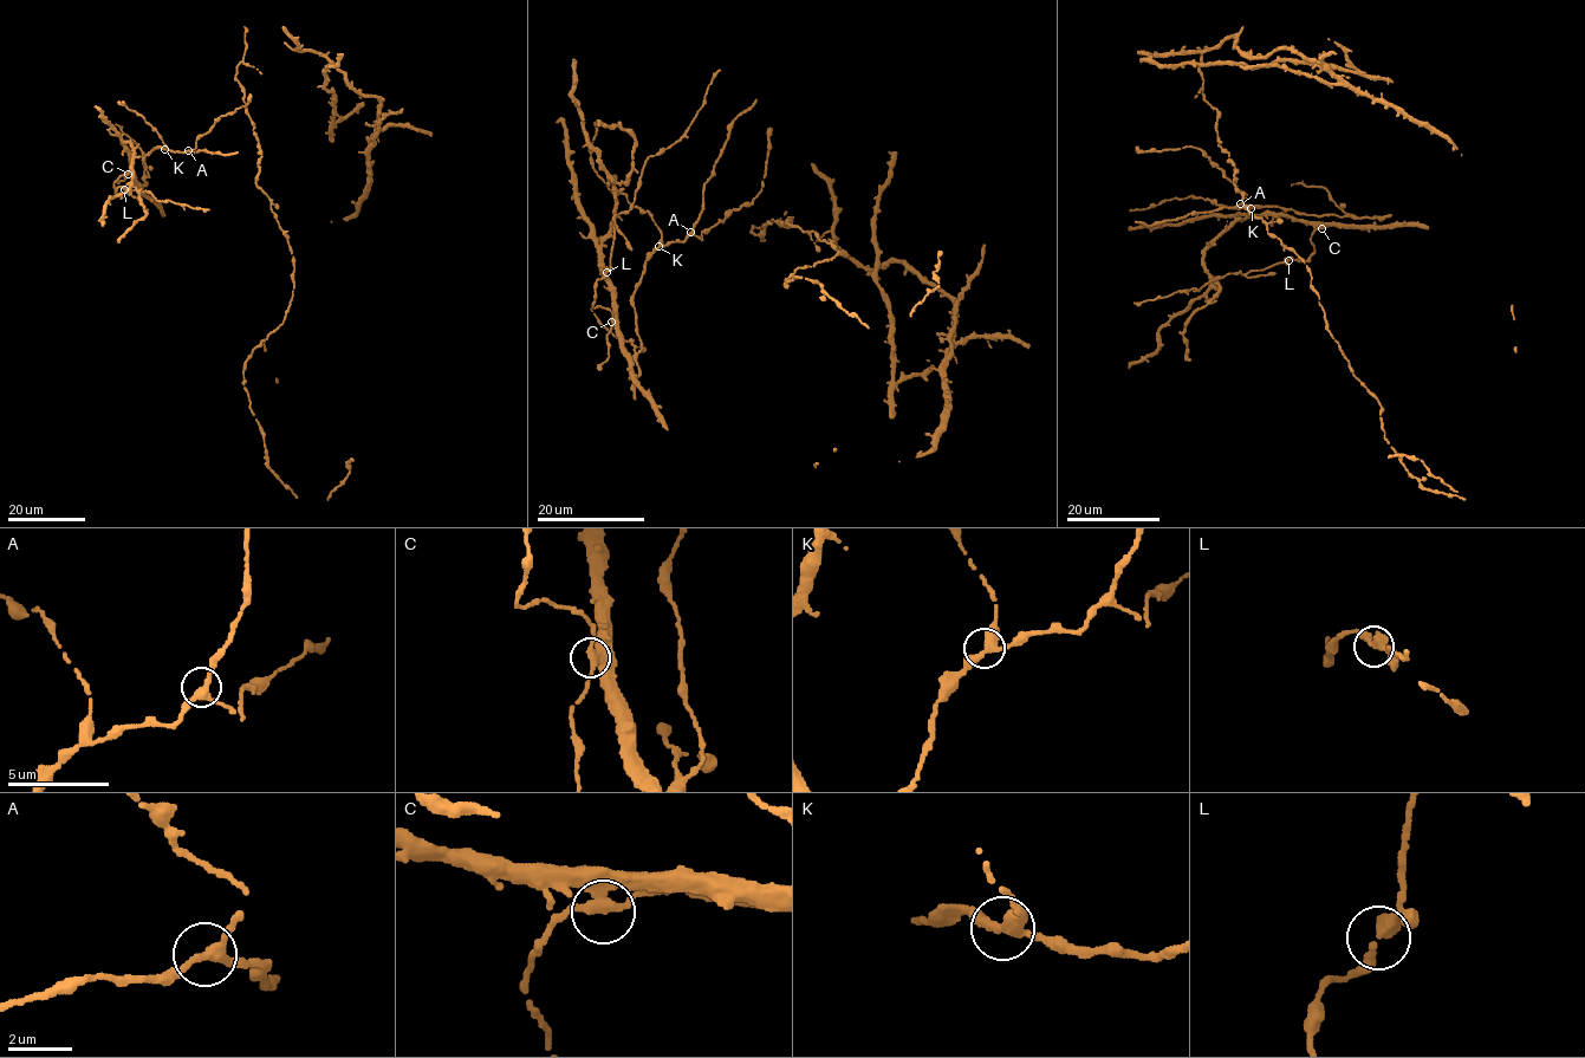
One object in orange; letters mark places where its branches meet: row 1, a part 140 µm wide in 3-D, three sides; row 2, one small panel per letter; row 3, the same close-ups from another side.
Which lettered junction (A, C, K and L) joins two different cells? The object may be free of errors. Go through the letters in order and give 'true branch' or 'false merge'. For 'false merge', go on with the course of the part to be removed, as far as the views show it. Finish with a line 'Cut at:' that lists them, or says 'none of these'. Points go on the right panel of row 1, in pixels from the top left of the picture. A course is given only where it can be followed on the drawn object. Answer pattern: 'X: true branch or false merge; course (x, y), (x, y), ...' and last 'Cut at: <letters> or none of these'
A: true branch
C: true branch
K: true branch
L: true branch
Cut at: none of these

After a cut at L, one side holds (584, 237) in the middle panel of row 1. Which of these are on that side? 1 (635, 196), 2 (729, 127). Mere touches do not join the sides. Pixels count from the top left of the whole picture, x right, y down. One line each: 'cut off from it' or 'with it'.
1: cut off from it
2: with it

